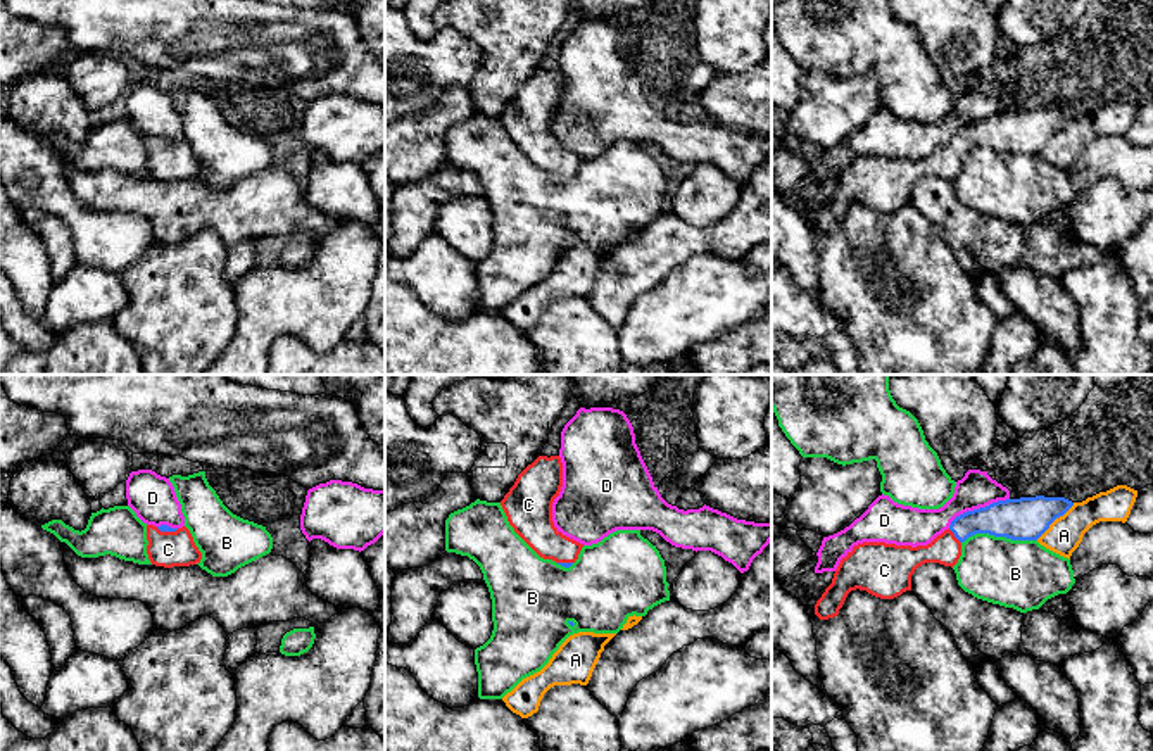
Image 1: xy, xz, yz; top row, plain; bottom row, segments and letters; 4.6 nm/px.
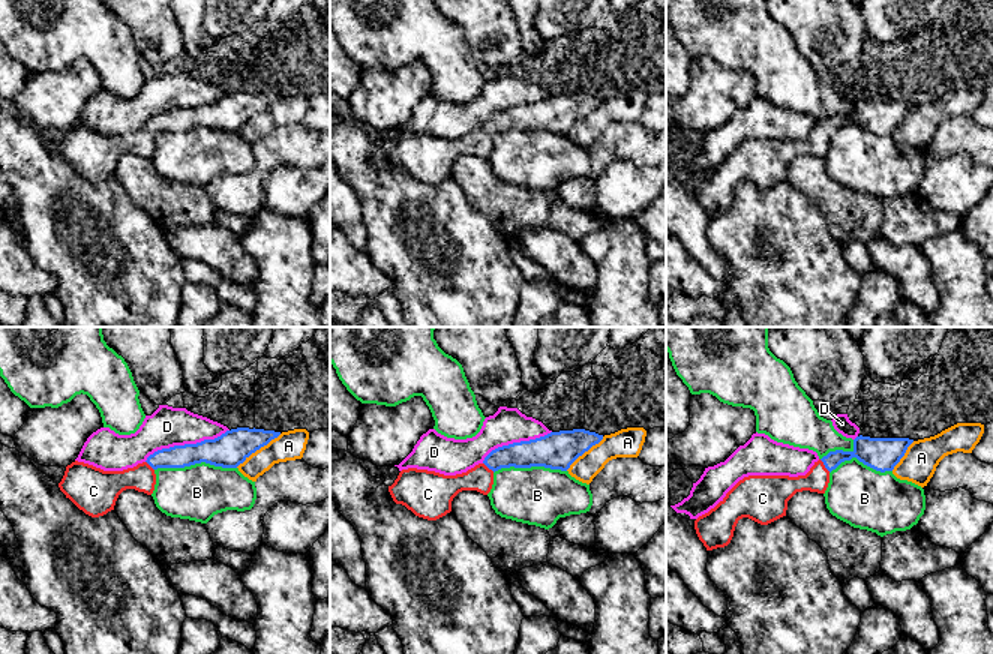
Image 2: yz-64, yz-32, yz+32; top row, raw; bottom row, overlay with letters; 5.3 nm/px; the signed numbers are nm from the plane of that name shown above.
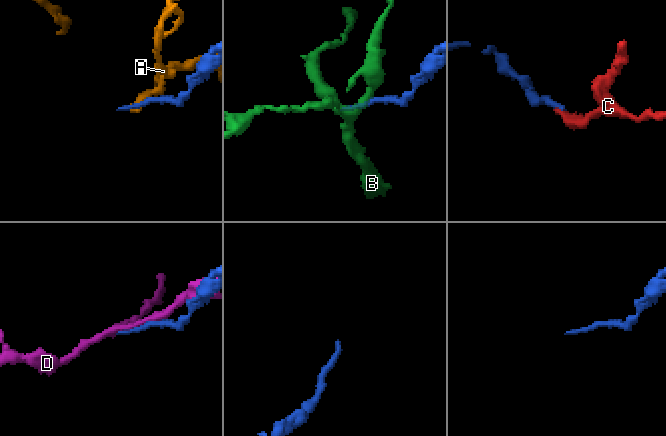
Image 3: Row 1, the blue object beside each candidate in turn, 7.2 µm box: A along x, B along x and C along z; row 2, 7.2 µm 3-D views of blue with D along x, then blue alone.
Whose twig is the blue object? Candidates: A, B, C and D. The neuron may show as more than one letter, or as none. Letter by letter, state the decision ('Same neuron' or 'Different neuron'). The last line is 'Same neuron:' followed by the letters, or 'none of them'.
A: Different neuron
B: Different neuron
C: Same neuron
D: Different neuron
Same neuron: C

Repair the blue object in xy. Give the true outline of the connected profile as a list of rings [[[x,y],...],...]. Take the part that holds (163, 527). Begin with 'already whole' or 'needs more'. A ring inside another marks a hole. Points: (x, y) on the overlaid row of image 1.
needs more; [[[147,525],[147,540],[147,554],[155,566],[190,566],[202,559],[202,552],[186,527],[171,528],[167,525]]]

